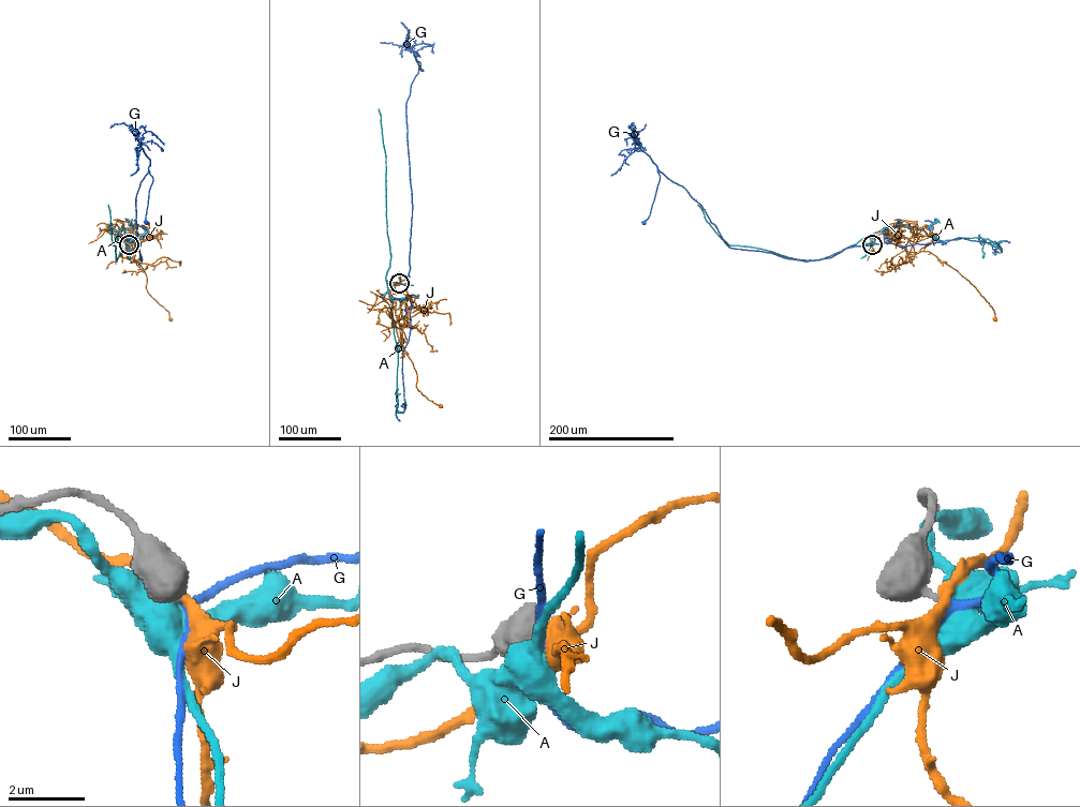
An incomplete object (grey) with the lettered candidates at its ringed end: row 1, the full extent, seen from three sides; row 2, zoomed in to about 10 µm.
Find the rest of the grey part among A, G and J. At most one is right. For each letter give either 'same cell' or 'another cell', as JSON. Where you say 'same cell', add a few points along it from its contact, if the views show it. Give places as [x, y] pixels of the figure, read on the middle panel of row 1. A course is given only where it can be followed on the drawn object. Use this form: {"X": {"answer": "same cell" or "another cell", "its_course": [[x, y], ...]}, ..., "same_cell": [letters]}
{"A": {"answer": "another cell"}, "G": {"answer": "same cell", "its_course": [[399, 283], [407, 282], [410, 269], [412, 205], [405, 103], [418, 69], [423, 71], [416, 60], [416, 55]]}, "J": {"answer": "another cell"}, "same_cell": ["G"]}

